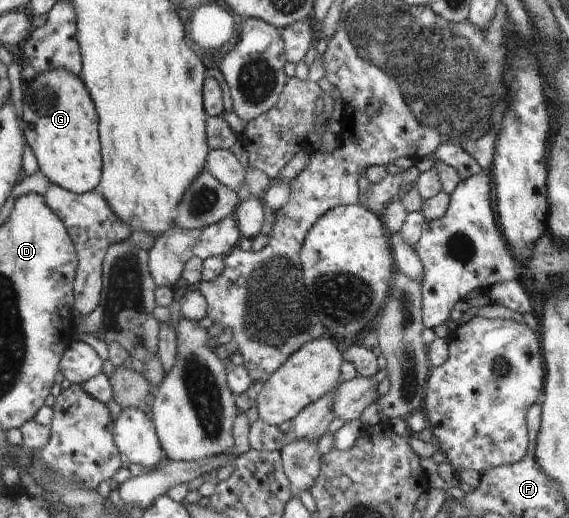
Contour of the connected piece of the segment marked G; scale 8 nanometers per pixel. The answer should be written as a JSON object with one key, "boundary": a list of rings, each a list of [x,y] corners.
{"boundary":[[[50,69],[27,80],[19,96],[23,99],[22,117],[26,123],[23,129],[25,143],[28,143],[34,152],[40,171],[52,184],[75,194],[96,190],[100,185],[103,170],[98,129],[99,117],[84,82],[71,71]]]}

